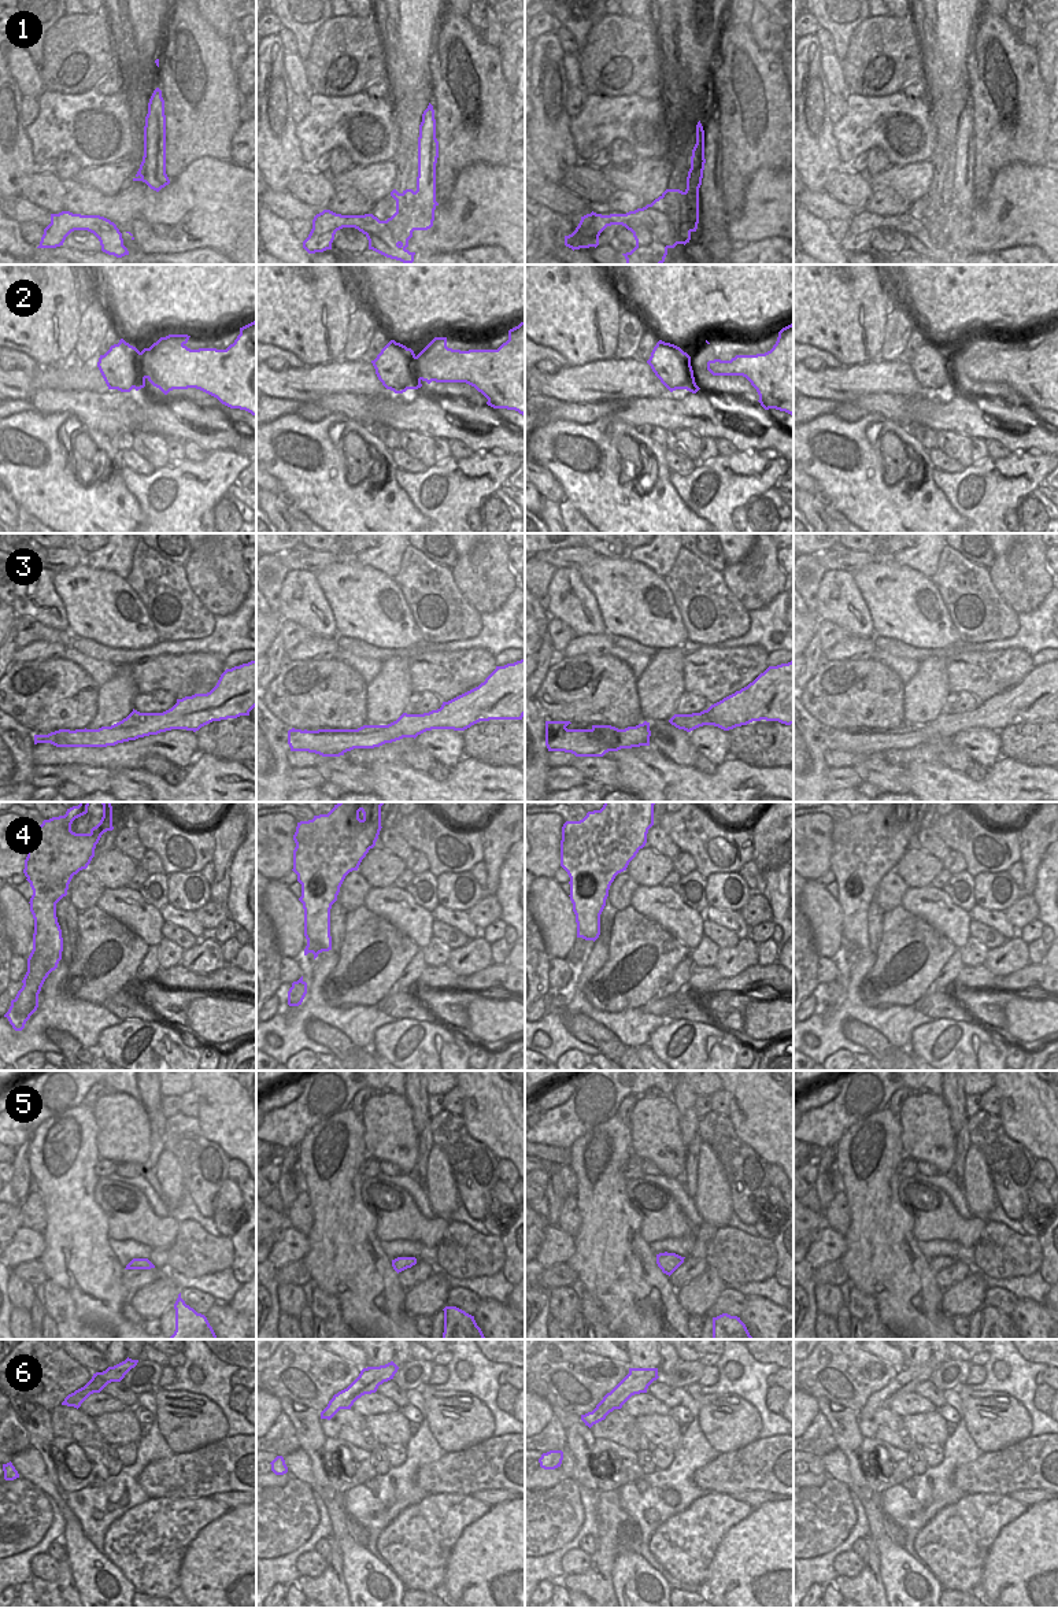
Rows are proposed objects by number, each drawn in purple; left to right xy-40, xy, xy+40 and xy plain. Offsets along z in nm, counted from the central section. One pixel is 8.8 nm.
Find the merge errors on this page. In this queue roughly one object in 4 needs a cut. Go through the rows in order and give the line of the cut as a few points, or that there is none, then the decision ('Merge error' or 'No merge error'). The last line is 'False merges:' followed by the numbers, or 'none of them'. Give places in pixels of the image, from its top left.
1: Split along xy+40 (683, 192), (687, 199), (687, 211), (694, 230). Merge error
2: No split. No merge error
3: No split. No merge error
4: No split. No merge error
5: No split. No merge error
6: No split. No merge error
False merges: 1

